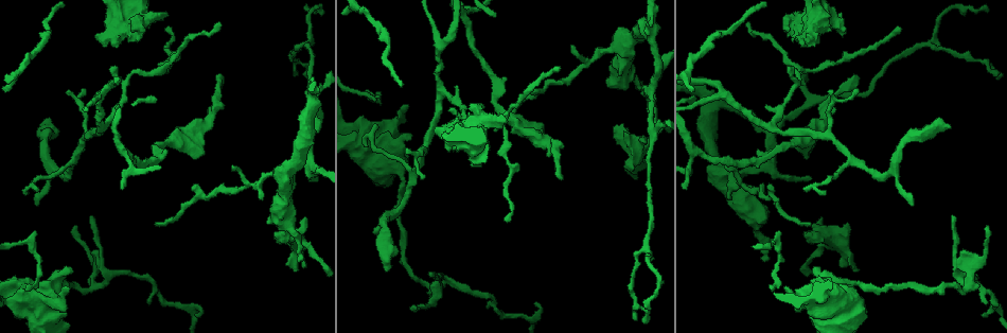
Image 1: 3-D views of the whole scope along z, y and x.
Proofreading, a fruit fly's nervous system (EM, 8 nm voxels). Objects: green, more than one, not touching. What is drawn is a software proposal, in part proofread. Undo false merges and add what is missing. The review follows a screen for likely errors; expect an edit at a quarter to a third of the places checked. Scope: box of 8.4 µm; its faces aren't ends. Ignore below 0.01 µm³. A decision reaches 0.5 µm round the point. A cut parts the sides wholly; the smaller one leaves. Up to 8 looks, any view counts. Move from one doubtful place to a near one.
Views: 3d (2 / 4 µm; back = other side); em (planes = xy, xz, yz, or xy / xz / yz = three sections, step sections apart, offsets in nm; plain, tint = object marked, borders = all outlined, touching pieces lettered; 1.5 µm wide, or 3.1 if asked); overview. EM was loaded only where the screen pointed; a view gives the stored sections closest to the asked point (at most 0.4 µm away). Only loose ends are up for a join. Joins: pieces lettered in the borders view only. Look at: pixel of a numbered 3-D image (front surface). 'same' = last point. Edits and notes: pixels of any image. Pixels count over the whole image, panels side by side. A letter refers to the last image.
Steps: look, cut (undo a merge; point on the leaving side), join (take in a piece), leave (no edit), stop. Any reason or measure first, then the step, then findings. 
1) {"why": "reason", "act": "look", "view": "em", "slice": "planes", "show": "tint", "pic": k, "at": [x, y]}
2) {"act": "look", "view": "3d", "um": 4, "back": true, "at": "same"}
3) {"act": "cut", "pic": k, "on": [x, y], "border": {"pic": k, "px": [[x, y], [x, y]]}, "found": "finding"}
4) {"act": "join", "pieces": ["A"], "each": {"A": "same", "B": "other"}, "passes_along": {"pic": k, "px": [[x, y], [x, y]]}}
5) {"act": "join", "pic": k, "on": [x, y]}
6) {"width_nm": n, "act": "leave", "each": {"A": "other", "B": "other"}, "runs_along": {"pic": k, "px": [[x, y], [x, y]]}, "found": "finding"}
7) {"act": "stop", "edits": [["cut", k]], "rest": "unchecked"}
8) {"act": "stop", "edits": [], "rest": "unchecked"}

{"why": "sharp bend", "act": "look", "view": "3d", "um": 4, "pic": 1, "at": [968, 284]}

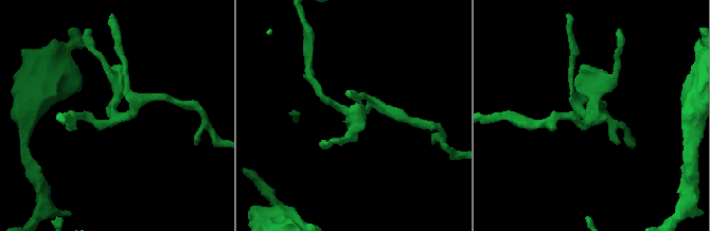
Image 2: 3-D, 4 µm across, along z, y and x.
{"arms": 4, "act": "look", "view": "em", "slice": "planes", "show": "tint", "pic": 2, "at": [116, 118]}

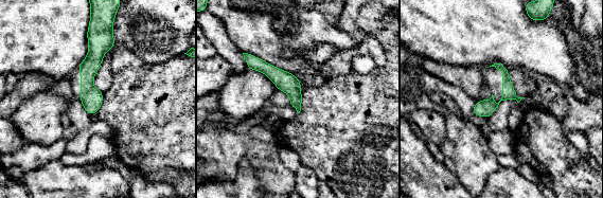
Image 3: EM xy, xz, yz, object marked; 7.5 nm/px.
{"why": "see the neighbours", "act": "look", "view": "em", "slice": "planes", "show": "borders", "at": "same"}

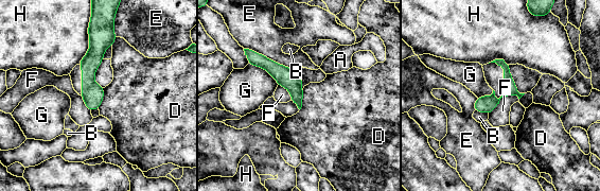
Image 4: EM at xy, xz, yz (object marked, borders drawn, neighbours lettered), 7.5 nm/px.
{"width_nm": 110, "longest_contact_nm": ["E", 400], "act": "leave", "each": {"A": "other", "B": "other", "D": "other", "E": "other", "F": "other", "G": "other", "H": "other"}, "found": "all the same cell"}

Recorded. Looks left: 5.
{"why": "long arm stops here", "act": "look", "view": "3d", "um": 2, "pic": 1, "at": [496, 131]}

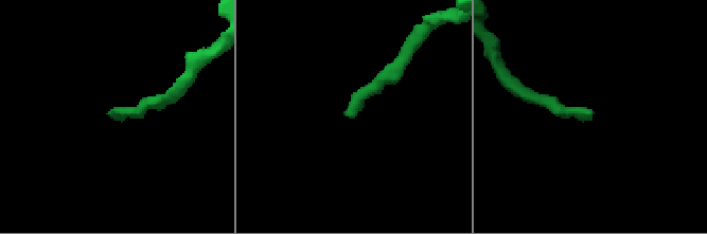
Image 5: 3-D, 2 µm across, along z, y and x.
{"why": "now the EM", "act": "look", "view": "em", "slice": "planes", "show": "borders", "pic": 5, "at": [114, 112]}

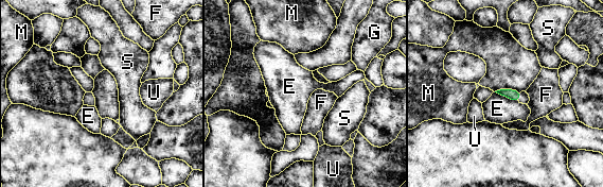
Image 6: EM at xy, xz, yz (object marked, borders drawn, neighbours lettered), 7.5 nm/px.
{"longest_contact_nm": ["M", 200], "act": "leave", "each": {"E": "other", "F": "other", "G": "other", "M": "other", "S": "other", "U": "other"}, "border": {"pic": 6, "px": [[495, 91], [518, 102]]}, "found": "none of them fits"}

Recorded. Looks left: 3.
{"act": "look", "view": "em", "slice": "planes", "show": "borders", "pic": 1, "at": [859, 89]}

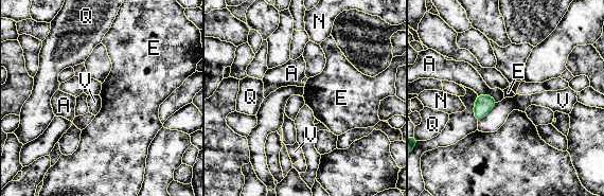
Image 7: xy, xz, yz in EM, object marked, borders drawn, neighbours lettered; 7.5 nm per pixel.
{"act": "leave", "each": {"A": "other", "E": "other", "N": "other", "Q": "other", "V": "other"}, "border": {"pic": 7, "px": [[478, 94], [490, 94], [497, 102]]}, "found": "no lettered piece goes on from it"}

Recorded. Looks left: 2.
{"act": "stop", "edits": [], "rest": "unchecked"}

